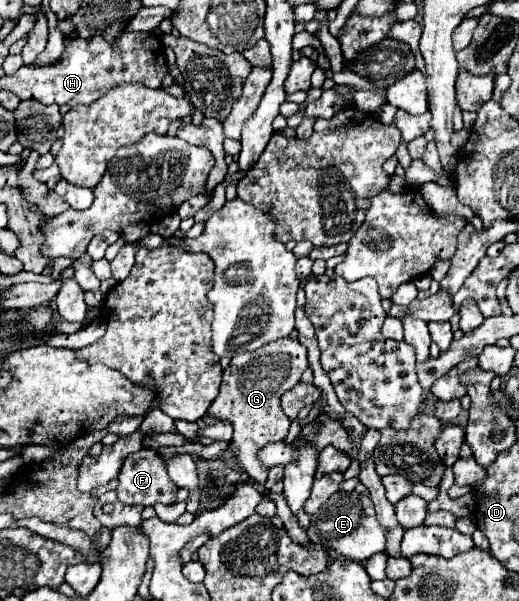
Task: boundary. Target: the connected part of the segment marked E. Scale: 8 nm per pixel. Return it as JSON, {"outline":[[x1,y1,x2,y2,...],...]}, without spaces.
{"outline":[[336,492,336,494,332,494,318,508,318,512,312,516,306,534,312,542,316,542,316,544,322,542,330,550,338,550,344,558,350,558,356,562,364,562,372,554,384,552,384,548,386,548,386,534,378,526,374,506,372,506,368,496,360,496,358,492,340,492,340,494]]}

